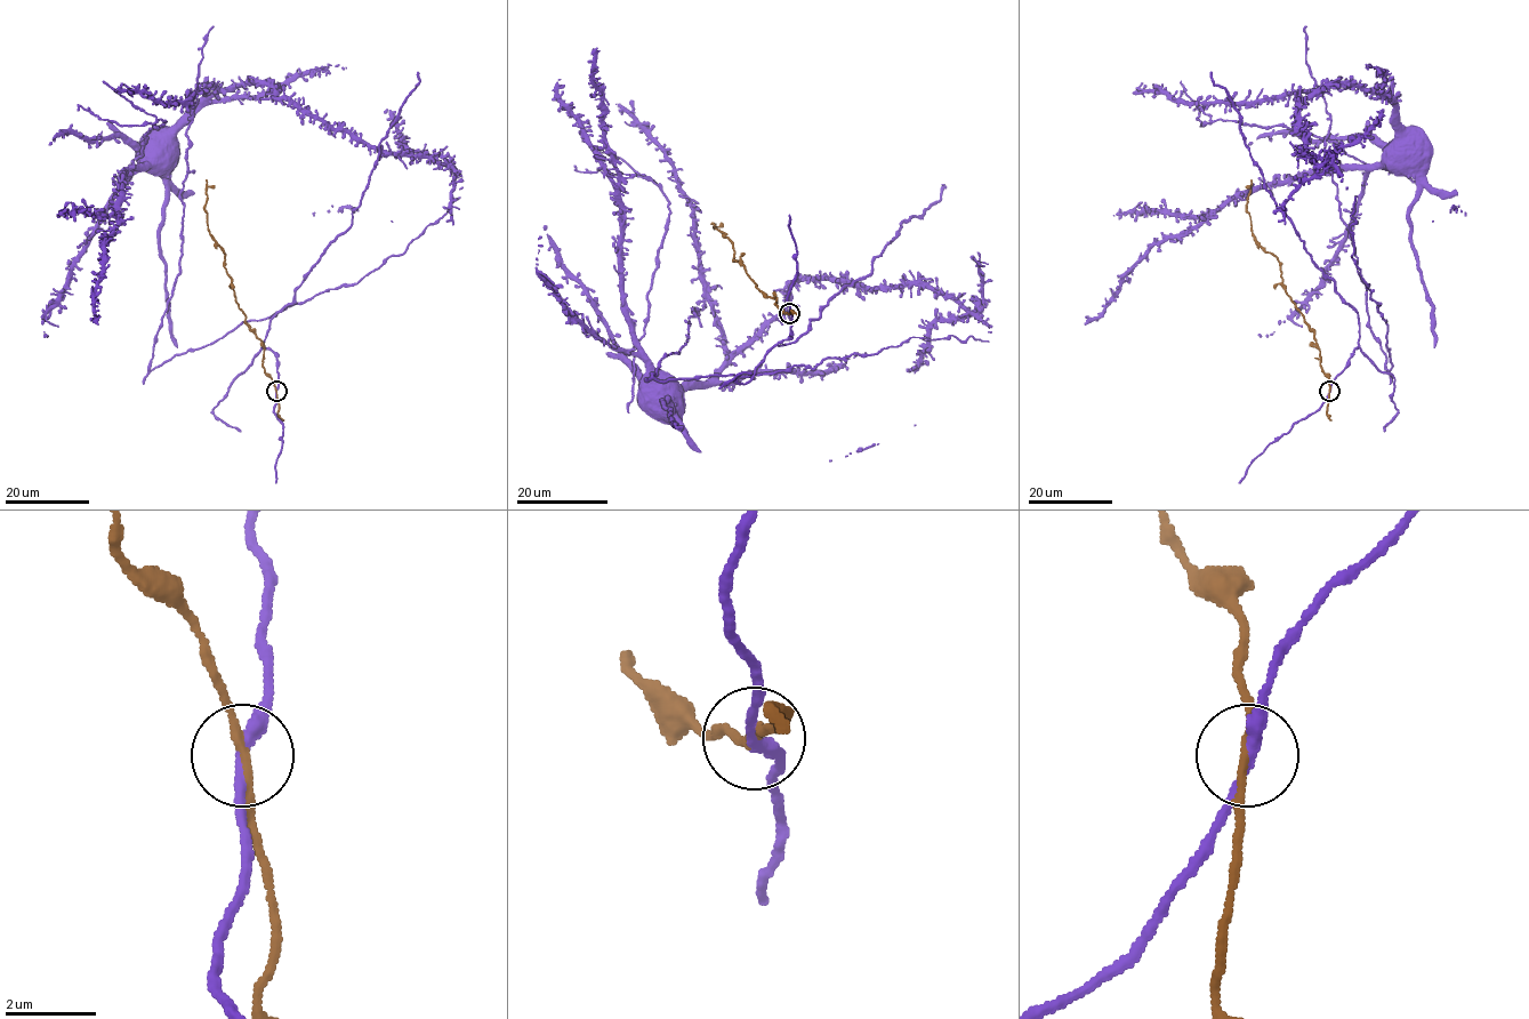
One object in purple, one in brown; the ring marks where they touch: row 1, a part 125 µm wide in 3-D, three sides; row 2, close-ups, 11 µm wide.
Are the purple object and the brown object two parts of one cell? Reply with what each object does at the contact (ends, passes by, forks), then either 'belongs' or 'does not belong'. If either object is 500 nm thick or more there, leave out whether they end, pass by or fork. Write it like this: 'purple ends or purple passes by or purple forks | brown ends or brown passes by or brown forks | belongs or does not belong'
purple passes by | brown passes by | does not belong

